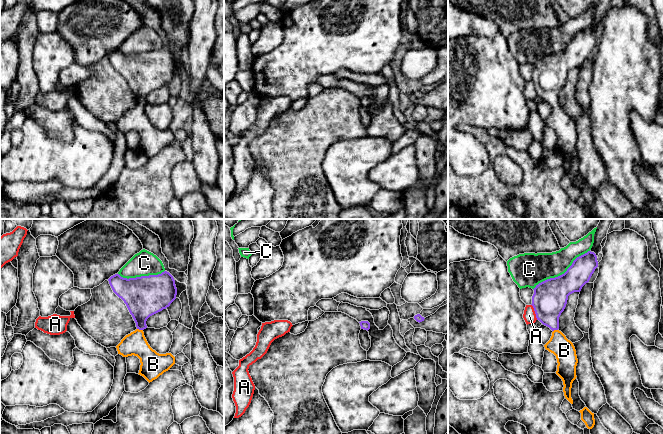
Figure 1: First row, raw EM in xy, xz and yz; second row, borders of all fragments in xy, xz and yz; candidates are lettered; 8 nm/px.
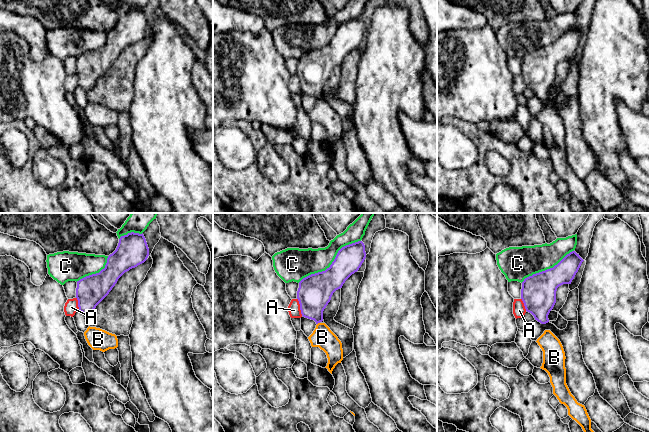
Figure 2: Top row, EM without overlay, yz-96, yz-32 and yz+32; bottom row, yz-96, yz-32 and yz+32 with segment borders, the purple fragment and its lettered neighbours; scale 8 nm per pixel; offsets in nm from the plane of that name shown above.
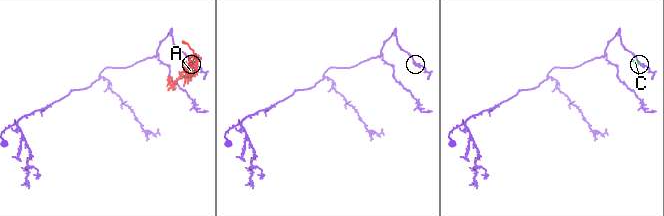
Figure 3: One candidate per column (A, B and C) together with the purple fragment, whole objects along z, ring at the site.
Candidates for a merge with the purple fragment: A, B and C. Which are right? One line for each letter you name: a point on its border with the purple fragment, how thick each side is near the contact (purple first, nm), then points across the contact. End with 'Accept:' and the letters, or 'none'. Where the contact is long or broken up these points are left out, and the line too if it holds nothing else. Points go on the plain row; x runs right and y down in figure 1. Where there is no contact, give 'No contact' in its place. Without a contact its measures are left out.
B: Touches purple at xy (140, 105). Thickness 300 nm (purple) against 190 nm. Path across: xy (143, 74), (140, 87), (140, 105), (135, 119)
Accept: B

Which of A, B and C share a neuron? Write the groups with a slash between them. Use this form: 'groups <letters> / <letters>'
groups A / B / C

